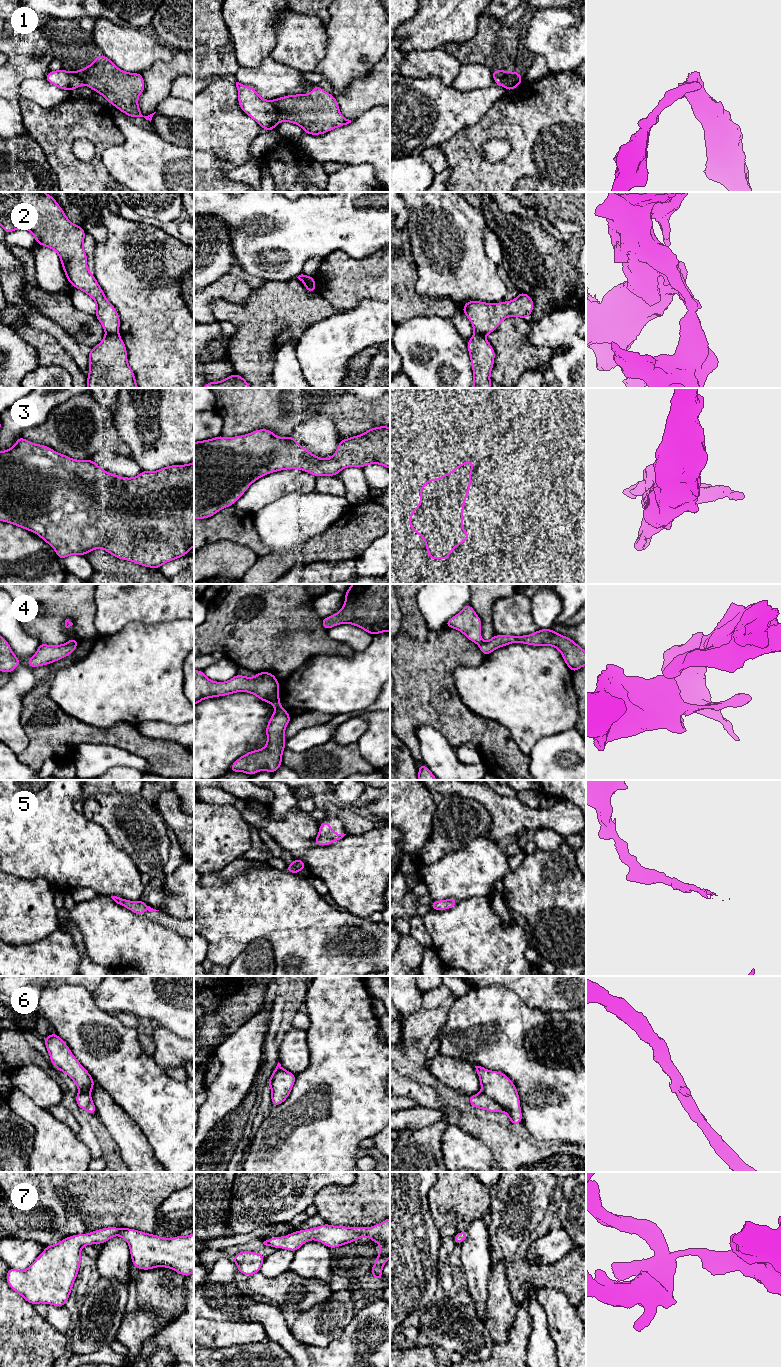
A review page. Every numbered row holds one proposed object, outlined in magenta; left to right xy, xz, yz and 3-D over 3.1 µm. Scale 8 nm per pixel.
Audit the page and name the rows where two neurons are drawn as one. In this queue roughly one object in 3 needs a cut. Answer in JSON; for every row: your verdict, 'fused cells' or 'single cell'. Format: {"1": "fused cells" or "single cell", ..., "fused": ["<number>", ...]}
{"1": "fused cells", "2": "fused cells", "3": "single cell", "4": "fused cells", "5": "single cell", "6": "fused cells", "7": "single cell", "fused": ["1", "2", "4", "6"]}

